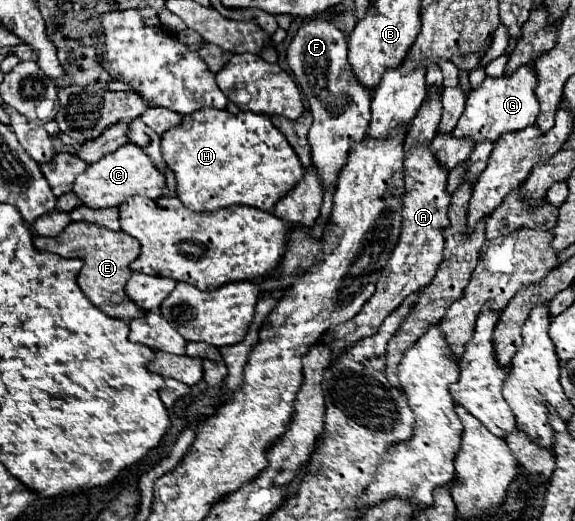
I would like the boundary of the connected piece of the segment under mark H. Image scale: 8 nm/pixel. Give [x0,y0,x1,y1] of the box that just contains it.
[161,109,305,211]

